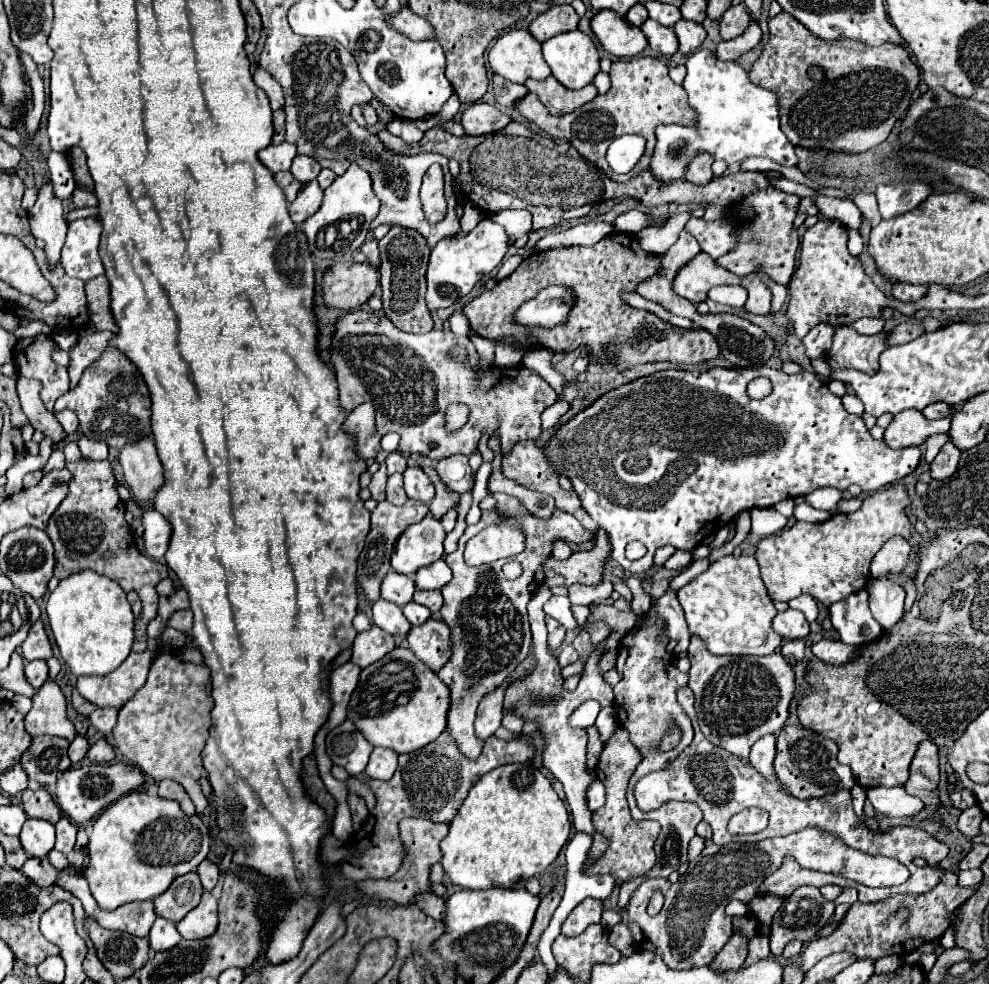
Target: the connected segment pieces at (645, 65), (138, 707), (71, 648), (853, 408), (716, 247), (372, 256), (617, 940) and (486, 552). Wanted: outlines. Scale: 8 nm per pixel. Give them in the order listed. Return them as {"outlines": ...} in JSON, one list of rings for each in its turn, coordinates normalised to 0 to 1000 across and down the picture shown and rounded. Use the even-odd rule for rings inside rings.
{"outlines":[[[[649,58],[649,60],[639,60],[639,62],[621,62],[617,70],[617,78],[619,78],[619,90],[611,97],[603,97],[595,107],[588,107],[580,115],[560,119],[554,115],[554,111],[548,107],[548,103],[540,95],[530,99],[522,107],[522,113],[530,121],[540,123],[548,133],[556,135],[558,139],[576,141],[578,145],[582,145],[582,151],[588,160],[593,160],[603,170],[607,170],[615,180],[619,180],[619,184],[631,186],[631,184],[637,184],[643,176],[649,176],[655,172],[655,162],[663,147],[663,139],[661,139],[663,127],[675,127],[675,125],[700,127],[704,117],[700,115],[700,111],[696,111],[692,88],[684,86],[677,80],[673,64],[669,64],[667,60]],[[633,135],[649,137],[653,141],[653,155],[635,178],[623,178],[613,166],[613,151],[623,139],[633,137]]],[[[172,658],[168,660],[172,664],[158,668],[148,696],[121,721],[119,735],[113,741],[113,749],[115,749],[117,761],[142,784],[152,788],[156,794],[174,792],[182,796],[188,802],[194,816],[198,818],[198,828],[202,828],[210,820],[210,812],[204,808],[200,798],[200,792],[208,790],[206,779],[202,779],[202,765],[206,761],[206,753],[210,751],[210,741],[212,741],[210,725],[214,721],[214,710],[210,708],[210,678],[184,674]]],[[[75,582],[73,586],[67,586],[51,603],[47,623],[51,627],[51,637],[53,637],[57,655],[61,660],[61,666],[77,688],[81,688],[81,686],[107,686],[107,684],[115,682],[119,676],[123,676],[125,670],[133,662],[133,653],[135,653],[135,625],[133,625],[133,619],[129,615],[127,603],[121,599],[121,595],[117,595],[117,590],[113,590],[105,584]]],[[[855,399],[851,403],[851,410],[853,410],[853,416],[857,420],[863,420],[863,422],[872,422],[874,420],[874,412],[872,412],[872,408],[863,399]]],[[[736,221],[726,225],[698,223],[694,233],[706,243],[710,255],[716,257],[720,263],[736,257],[744,247],[744,241],[740,239],[740,225]]],[[[380,243],[370,245],[370,247],[364,251],[364,255],[366,255],[366,257],[372,261],[372,265],[374,265],[376,269],[380,269],[380,271],[382,271],[384,261],[382,261],[382,245],[380,245]]],[[[625,938],[623,942],[617,944],[617,958],[629,966],[631,973],[637,973],[639,968],[645,966],[645,960],[639,954],[639,948],[633,938]]],[[[514,532],[495,534],[479,544],[471,552],[469,570],[473,574],[499,572],[504,568],[514,568],[530,560],[530,538]]]]}

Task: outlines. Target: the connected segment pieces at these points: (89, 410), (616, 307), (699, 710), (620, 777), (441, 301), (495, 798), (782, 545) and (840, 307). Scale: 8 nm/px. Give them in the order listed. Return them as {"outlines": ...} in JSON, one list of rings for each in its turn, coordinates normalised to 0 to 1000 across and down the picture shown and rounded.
{"outlines":[[[[107,353],[101,365],[87,373],[81,389],[57,408],[57,418],[63,416],[79,420],[81,436],[89,446],[105,448],[111,454],[121,456],[142,442],[154,442],[150,393],[140,375],[117,353]]],[[[615,239],[599,251],[570,251],[536,259],[516,282],[506,286],[497,296],[489,296],[479,306],[475,306],[469,312],[469,318],[475,326],[477,336],[491,345],[504,347],[506,342],[522,342],[526,334],[522,334],[522,328],[518,326],[518,314],[526,310],[526,306],[540,302],[540,298],[550,294],[550,290],[574,290],[582,298],[582,310],[578,312],[574,326],[566,330],[566,334],[556,334],[554,338],[526,338],[530,347],[538,347],[538,351],[550,351],[564,359],[574,359],[586,351],[595,351],[607,367],[623,365],[625,373],[631,375],[659,367],[708,371],[724,365],[728,361],[728,355],[724,345],[716,336],[686,334],[667,326],[661,318],[629,308],[627,296],[641,296],[643,290],[663,277],[665,271],[667,265],[663,265],[663,259],[649,255],[645,251],[643,239]]],[[[698,647],[696,670],[700,672],[696,698],[704,706],[704,729],[718,755],[754,771],[762,753],[775,745],[789,745],[803,706],[803,682],[789,664],[777,668],[720,666],[708,647]]],[[[623,741],[621,749],[613,755],[605,779],[603,779],[603,790],[607,790],[607,794],[613,800],[613,818],[605,824],[601,824],[601,838],[605,845],[611,845],[611,851],[617,853],[617,861],[615,867],[611,867],[611,871],[607,871],[607,875],[603,875],[595,885],[590,885],[593,889],[607,889],[607,887],[617,887],[619,891],[623,891],[623,895],[633,895],[637,891],[645,891],[651,889],[653,885],[659,883],[663,869],[661,869],[661,855],[667,847],[667,836],[665,834],[641,834],[635,822],[635,814],[633,814],[633,798],[635,792],[639,790],[641,782],[645,779],[645,775],[649,773],[649,765],[639,757],[639,753],[635,751],[635,745],[631,745],[631,741]]],[[[489,221],[485,229],[473,237],[473,239],[461,239],[455,243],[445,245],[435,259],[433,267],[433,296],[431,296],[431,310],[435,316],[441,316],[445,312],[455,312],[469,304],[477,292],[489,282],[489,277],[497,275],[514,257],[516,241],[510,233],[506,233],[504,227],[499,227],[495,221]]],[[[514,775],[487,788],[475,802],[471,814],[455,836],[453,851],[447,855],[447,881],[459,899],[469,903],[518,903],[528,895],[548,887],[566,867],[576,849],[576,832],[570,814],[562,808],[556,794],[538,775]]],[[[906,491],[904,495],[896,499],[882,501],[880,505],[874,507],[874,513],[866,521],[849,521],[839,525],[833,532],[813,532],[805,529],[801,536],[789,540],[787,544],[775,546],[766,552],[764,560],[764,570],[768,574],[768,586],[783,611],[799,611],[807,607],[809,603],[821,605],[825,611],[833,613],[835,617],[857,607],[859,603],[870,601],[878,592],[878,578],[882,566],[888,562],[888,558],[904,544],[910,544],[914,548],[920,548],[920,529],[914,523],[914,515],[918,513],[918,501],[916,495]]],[[[829,223],[811,239],[809,271],[799,286],[799,308],[795,316],[807,345],[813,345],[813,340],[827,328],[837,328],[841,332],[861,330],[870,322],[890,322],[894,312],[905,313],[920,324],[924,323],[920,308],[896,302],[876,282],[870,265],[857,257],[855,247],[857,235],[845,223]]]]}

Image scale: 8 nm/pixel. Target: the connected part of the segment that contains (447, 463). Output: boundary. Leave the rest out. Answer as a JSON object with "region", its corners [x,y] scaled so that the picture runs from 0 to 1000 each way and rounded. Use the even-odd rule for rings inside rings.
{"region":[[[461,460],[461,462],[455,462],[451,466],[445,466],[441,473],[441,479],[449,487],[449,491],[461,501],[469,501],[479,493],[471,462]]]}

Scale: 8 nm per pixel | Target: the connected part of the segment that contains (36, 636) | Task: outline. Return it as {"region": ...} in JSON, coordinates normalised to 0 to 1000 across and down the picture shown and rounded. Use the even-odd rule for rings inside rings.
{"region":[[[40,629],[30,637],[30,643],[28,643],[26,651],[22,653],[22,668],[26,672],[51,670],[53,668],[53,655],[49,651],[49,645],[47,645]]]}

